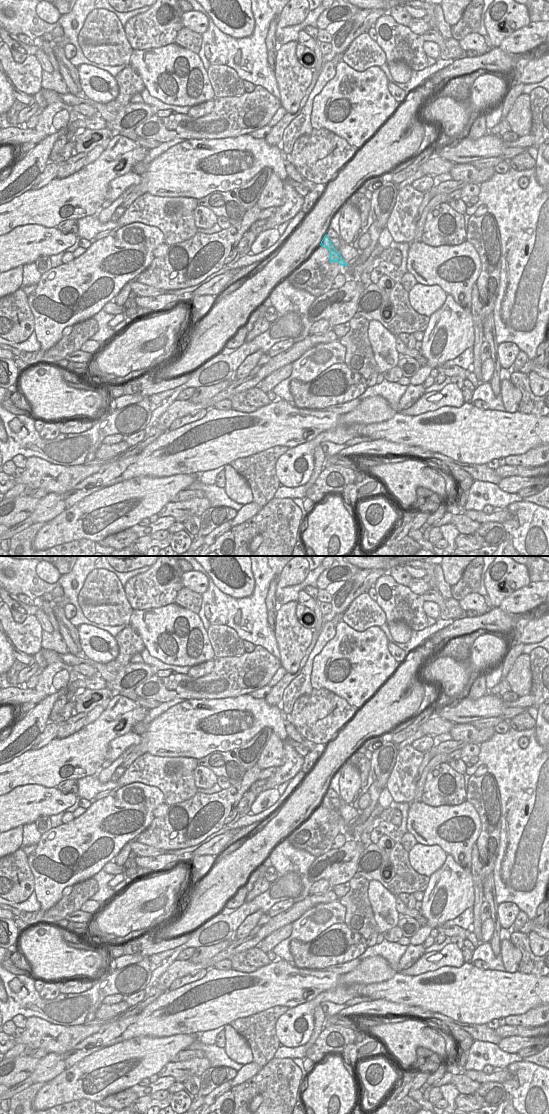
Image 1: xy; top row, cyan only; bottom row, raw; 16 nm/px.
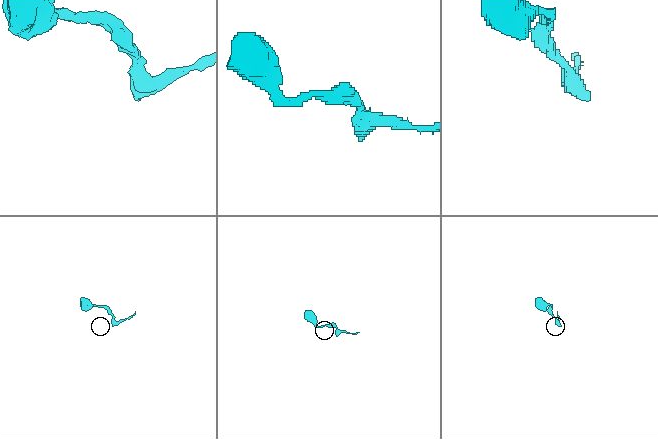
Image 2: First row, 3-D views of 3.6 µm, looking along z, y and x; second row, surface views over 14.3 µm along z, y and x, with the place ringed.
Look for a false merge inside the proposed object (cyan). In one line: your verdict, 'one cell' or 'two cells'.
one cell

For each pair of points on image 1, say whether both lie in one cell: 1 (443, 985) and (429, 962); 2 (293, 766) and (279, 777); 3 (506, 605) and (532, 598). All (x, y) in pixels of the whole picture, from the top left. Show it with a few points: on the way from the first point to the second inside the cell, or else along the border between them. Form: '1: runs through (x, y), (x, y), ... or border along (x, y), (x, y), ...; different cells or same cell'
1: border along (458, 967), (441, 966), (437, 969), (412, 976); different cells
2: runs through (289, 769), (282, 774); same cell
3: runs through (512, 604), (515, 601), (526, 599); same cell

